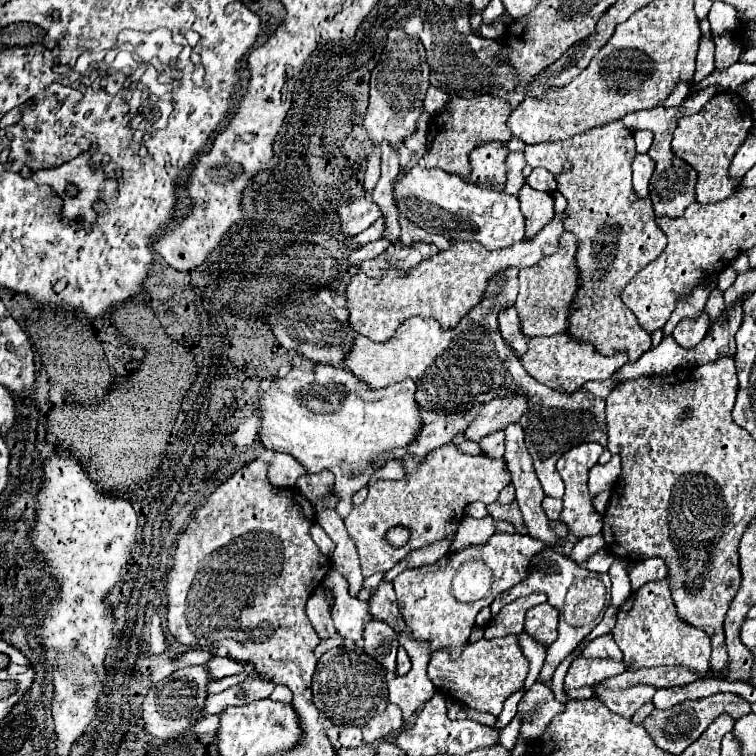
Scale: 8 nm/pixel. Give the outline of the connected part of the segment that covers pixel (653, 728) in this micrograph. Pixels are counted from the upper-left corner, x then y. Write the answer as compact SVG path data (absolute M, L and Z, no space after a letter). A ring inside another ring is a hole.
M716 693L716 695L710 695L710 697L704 697L704 699L694 699L694 701L684 701L684 703L678 703L674 705L672 709L668 711L658 711L654 709L646 719L644 719L644 727L648 729L648 733L652 735L654 743L664 749L664 751L670 751L674 755L680 755L692 741L696 741L696 737L700 733L704 733L704 729L712 723L712 719L716 719L716 715L720 713L730 713L734 719L740 719L742 715L748 715L750 713L750 703L746 699L742 699L740 695L734 695L734 693Z

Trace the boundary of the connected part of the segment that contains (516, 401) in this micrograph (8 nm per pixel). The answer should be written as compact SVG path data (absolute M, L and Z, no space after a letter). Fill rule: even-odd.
M516 393L512 397L494 399L480 409L480 415L466 429L464 435L470 441L478 441L484 435L504 429L508 423L518 421L526 409L528 409L528 395L522 395L522 393Z

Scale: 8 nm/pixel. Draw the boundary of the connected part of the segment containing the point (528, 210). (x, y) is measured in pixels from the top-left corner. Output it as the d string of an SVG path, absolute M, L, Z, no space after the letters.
M528 183L520 187L518 199L522 203L526 223L524 239L531 239L555 215L554 200L550 193L536 191Z

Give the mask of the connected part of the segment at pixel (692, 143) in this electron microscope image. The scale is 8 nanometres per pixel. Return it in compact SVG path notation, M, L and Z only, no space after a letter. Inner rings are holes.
M734 91L716 93L698 113L682 117L678 121L672 139L672 151L698 171L696 193L700 203L716 203L730 195L734 183L728 177L728 165L752 128L750 107Z

